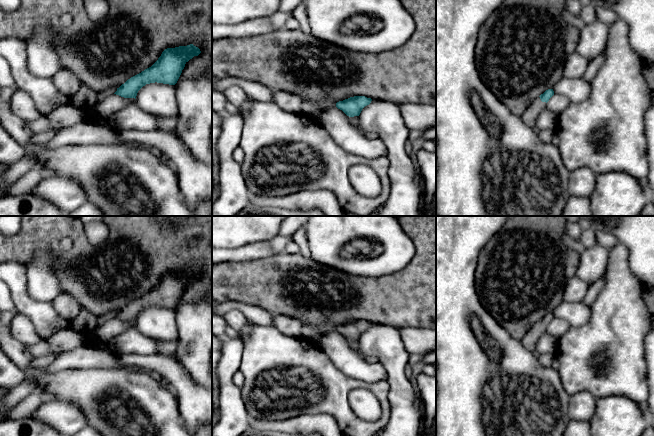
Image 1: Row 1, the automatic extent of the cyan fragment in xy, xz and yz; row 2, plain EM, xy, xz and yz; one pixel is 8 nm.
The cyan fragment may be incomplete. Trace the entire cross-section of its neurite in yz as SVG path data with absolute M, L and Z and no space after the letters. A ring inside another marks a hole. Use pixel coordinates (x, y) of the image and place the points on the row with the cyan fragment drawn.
M548 89L535 100L533 100L527 107L526 111L521 115L520 118L522 122L531 128L534 128L539 114L543 109L545 109L547 102L553 95L553 89Z

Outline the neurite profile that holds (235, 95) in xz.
M230 86L222 91L228 102L239 107L247 98L247 93L239 86Z

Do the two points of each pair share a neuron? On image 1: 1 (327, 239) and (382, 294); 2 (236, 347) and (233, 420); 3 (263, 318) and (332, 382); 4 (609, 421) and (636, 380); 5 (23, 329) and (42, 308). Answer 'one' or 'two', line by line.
1: two
2: one
3: two
4: two
5: two

